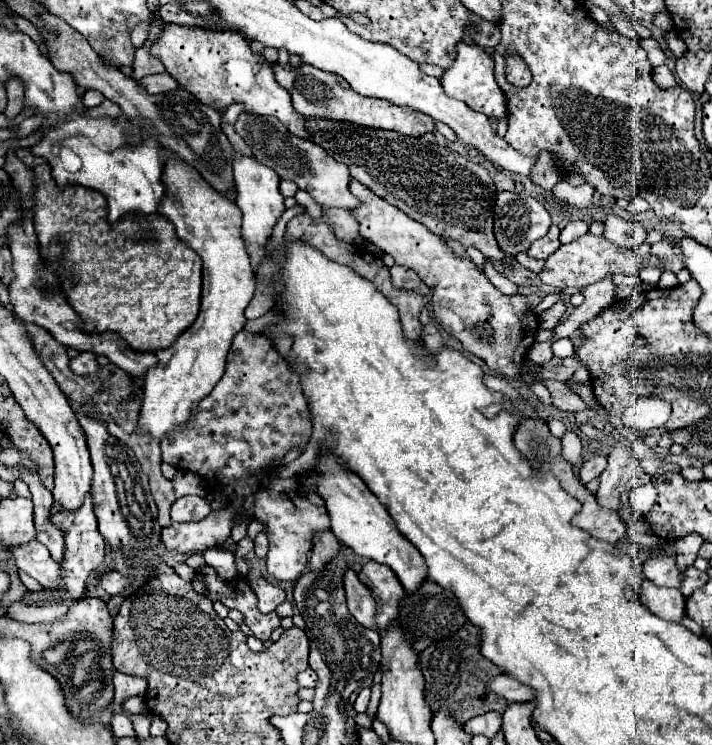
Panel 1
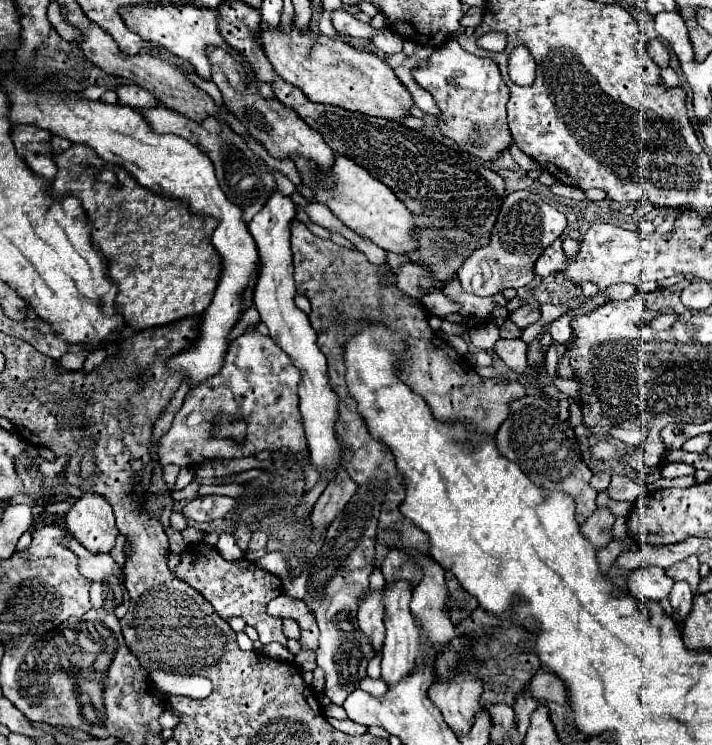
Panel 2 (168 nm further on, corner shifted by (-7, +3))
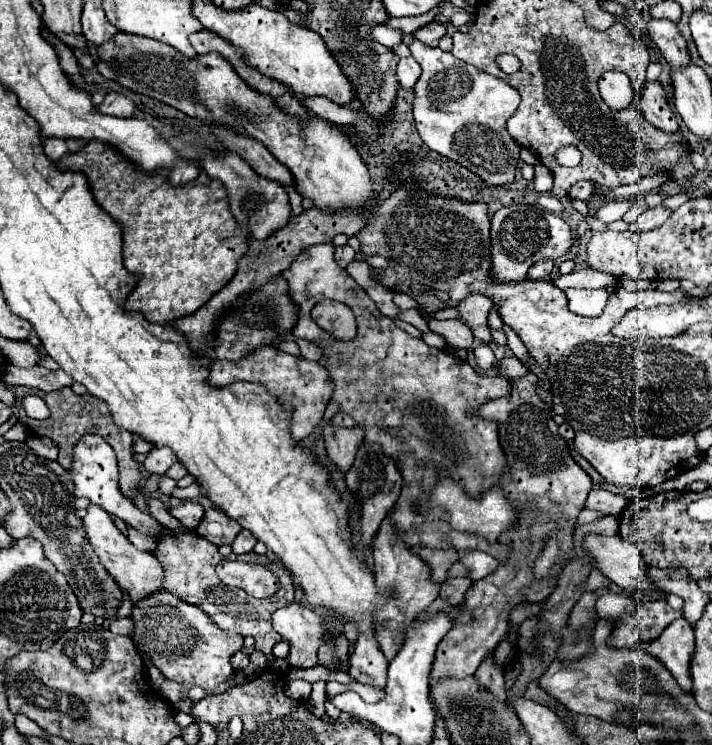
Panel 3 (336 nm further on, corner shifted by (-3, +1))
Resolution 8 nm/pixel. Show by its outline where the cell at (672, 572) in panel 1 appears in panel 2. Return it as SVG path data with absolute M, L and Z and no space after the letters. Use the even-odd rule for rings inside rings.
M675 582L673 590L671 590L671 606L675 608L675 614L673 618L679 622L679 620L685 620L687 612L691 610L691 604L693 604L693 592L691 592L691 586L687 582Z

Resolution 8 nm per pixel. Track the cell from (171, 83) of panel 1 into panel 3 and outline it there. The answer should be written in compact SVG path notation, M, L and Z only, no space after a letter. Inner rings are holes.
M111 92L111 94L107 94L107 98L99 106L95 106L95 110L101 112L101 114L107 114L107 116L129 118L135 110L135 104L129 98L121 96L117 92Z

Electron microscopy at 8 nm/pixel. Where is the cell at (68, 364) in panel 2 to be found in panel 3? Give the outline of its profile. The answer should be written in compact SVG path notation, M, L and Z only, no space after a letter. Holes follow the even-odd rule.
M7 364L3 370L3 382L11 384L11 386L27 386L27 388L43 390L43 392L53 392L53 390L71 386L73 378L61 368L47 370L39 364L33 368L17 368L13 364Z

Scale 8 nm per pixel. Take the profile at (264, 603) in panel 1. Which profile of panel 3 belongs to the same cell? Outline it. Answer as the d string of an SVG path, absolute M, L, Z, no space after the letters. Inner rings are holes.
M289 604L273 614L273 628L289 642L287 662L291 668L311 668L319 664L317 652L325 644L323 618L305 604Z

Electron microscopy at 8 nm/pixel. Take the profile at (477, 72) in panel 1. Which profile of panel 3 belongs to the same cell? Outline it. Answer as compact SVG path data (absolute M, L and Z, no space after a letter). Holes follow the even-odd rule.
M413 40L409 46L413 58L421 64L423 74L419 76L415 84L415 100L413 100L413 114L415 124L421 134L421 140L435 150L437 154L465 166L473 174L477 174L487 186L505 186L515 180L515 170L519 166L519 152L521 146L509 136L505 124L511 118L511 114L517 110L521 98L515 92L515 88L509 88L503 80L491 78L489 74L477 70L471 64L465 64L463 60L457 60L451 52L443 52L441 48L425 46L419 40Z

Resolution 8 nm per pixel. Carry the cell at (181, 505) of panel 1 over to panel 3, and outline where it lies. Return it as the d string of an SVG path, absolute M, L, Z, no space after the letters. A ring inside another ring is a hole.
M181 502L179 506L169 508L169 514L171 514L175 520L179 520L185 528L189 528L189 530L193 530L193 528L201 522L203 512L205 512L203 506L197 504L197 502Z

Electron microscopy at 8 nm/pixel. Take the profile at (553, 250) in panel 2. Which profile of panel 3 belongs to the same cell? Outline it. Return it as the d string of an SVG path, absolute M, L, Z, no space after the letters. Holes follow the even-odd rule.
M541 260L541 262L537 262L537 264L533 264L529 268L527 278L531 278L531 280L543 280L545 276L551 274L551 268L553 268L553 262L551 260Z

